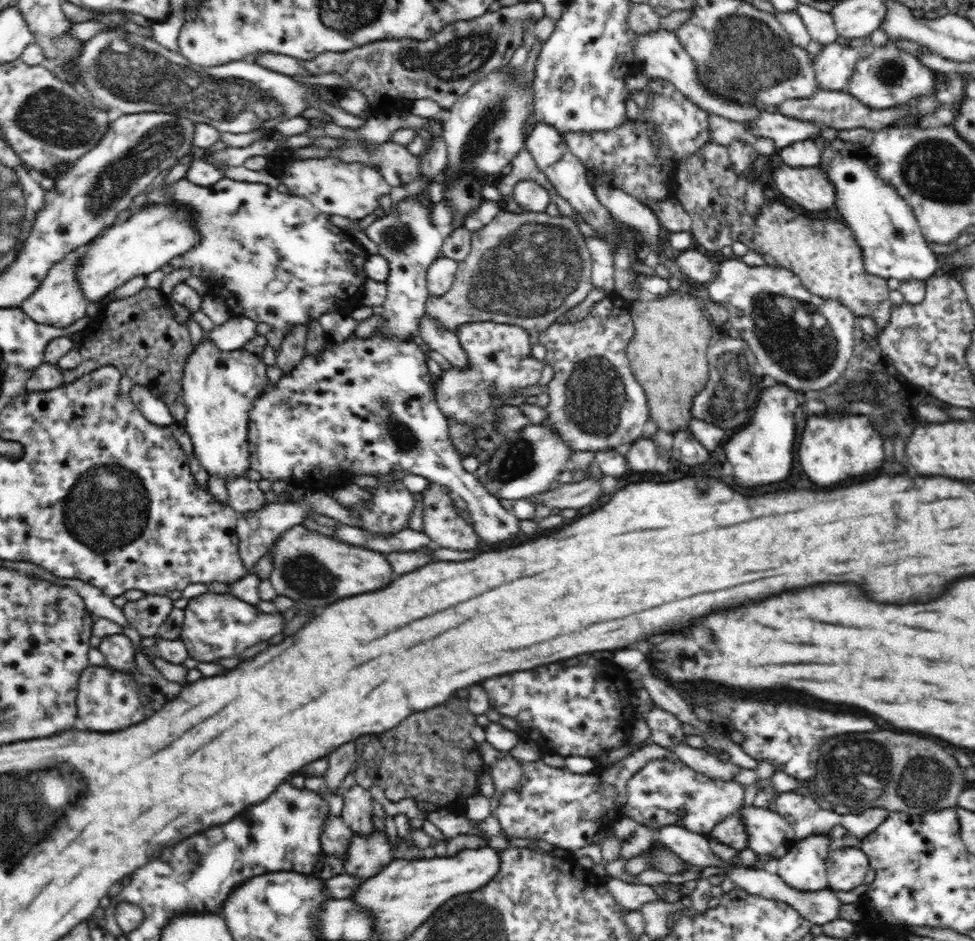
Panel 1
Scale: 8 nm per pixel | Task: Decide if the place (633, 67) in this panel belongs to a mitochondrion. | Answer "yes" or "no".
no

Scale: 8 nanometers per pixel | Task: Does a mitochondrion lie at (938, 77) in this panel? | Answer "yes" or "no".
no

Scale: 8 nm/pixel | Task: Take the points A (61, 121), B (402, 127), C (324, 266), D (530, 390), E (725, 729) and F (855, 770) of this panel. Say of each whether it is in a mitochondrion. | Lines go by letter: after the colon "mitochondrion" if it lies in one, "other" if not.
A: mitochondrion
B: other
C: other
D: other
E: other
F: mitochondrion

